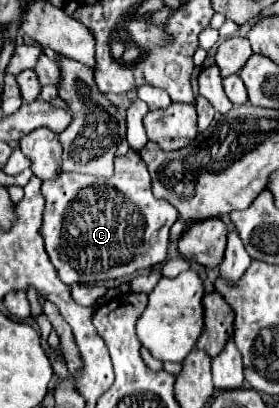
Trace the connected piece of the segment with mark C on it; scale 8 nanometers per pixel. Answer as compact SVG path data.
M129 149L127 155L115 159L115 175L111 179L61 171L55 179L45 181L41 191L47 201L41 235L45 239L47 255L53 267L57 269L59 279L65 285L75 285L75 283L93 285L93 283L105 283L133 275L135 271L145 267L147 253L159 241L161 227L165 227L165 245L167 245L169 227L177 221L177 209L173 209L173 205L169 205L167 201L153 197L147 165L141 159L141 155L133 149Z

